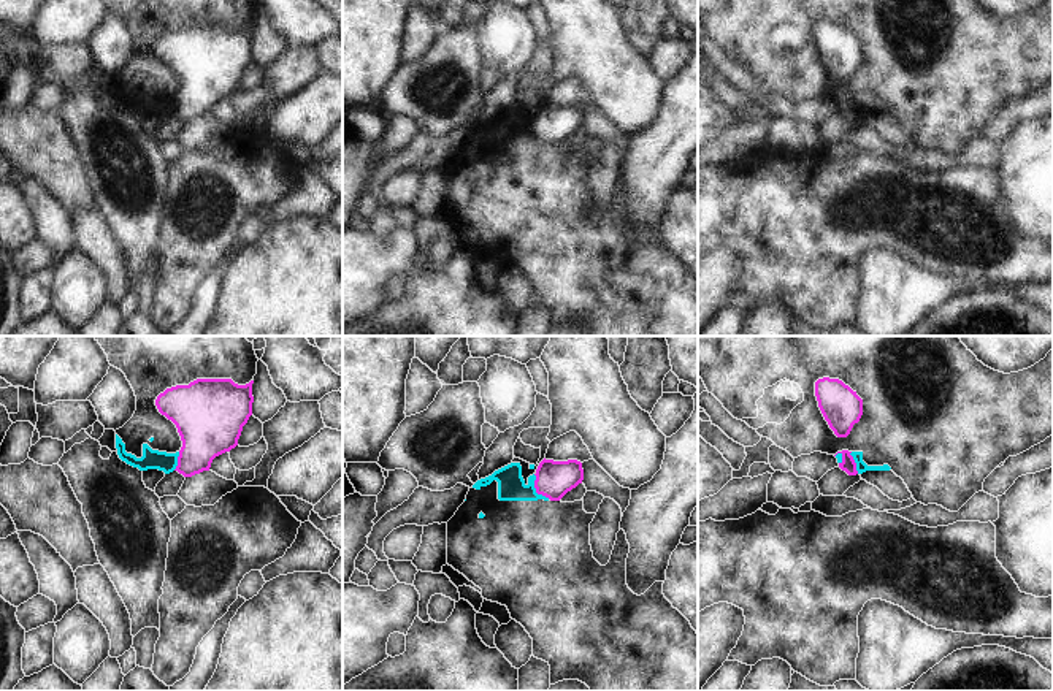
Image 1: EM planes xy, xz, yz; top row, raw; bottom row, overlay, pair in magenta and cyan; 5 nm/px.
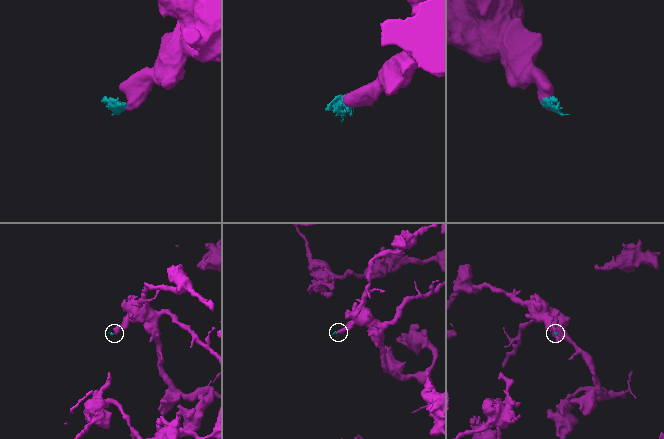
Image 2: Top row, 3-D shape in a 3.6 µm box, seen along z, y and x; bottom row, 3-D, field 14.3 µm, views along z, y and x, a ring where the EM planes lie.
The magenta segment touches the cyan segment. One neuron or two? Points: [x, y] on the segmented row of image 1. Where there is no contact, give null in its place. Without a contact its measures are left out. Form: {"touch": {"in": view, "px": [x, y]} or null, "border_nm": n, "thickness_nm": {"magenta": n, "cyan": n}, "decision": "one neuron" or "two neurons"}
{"touch": {"in": "xz", "px": [536, 490]}, "border_nm": 150, "thickness_nm": {"magenta": 190, "cyan": 140}, "decision": "two neurons"}

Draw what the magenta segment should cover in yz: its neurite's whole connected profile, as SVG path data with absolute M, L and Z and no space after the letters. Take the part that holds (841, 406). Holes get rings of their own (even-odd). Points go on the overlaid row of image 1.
M839 379L815 382L818 407L837 437L847 437L863 415L863 399Z

